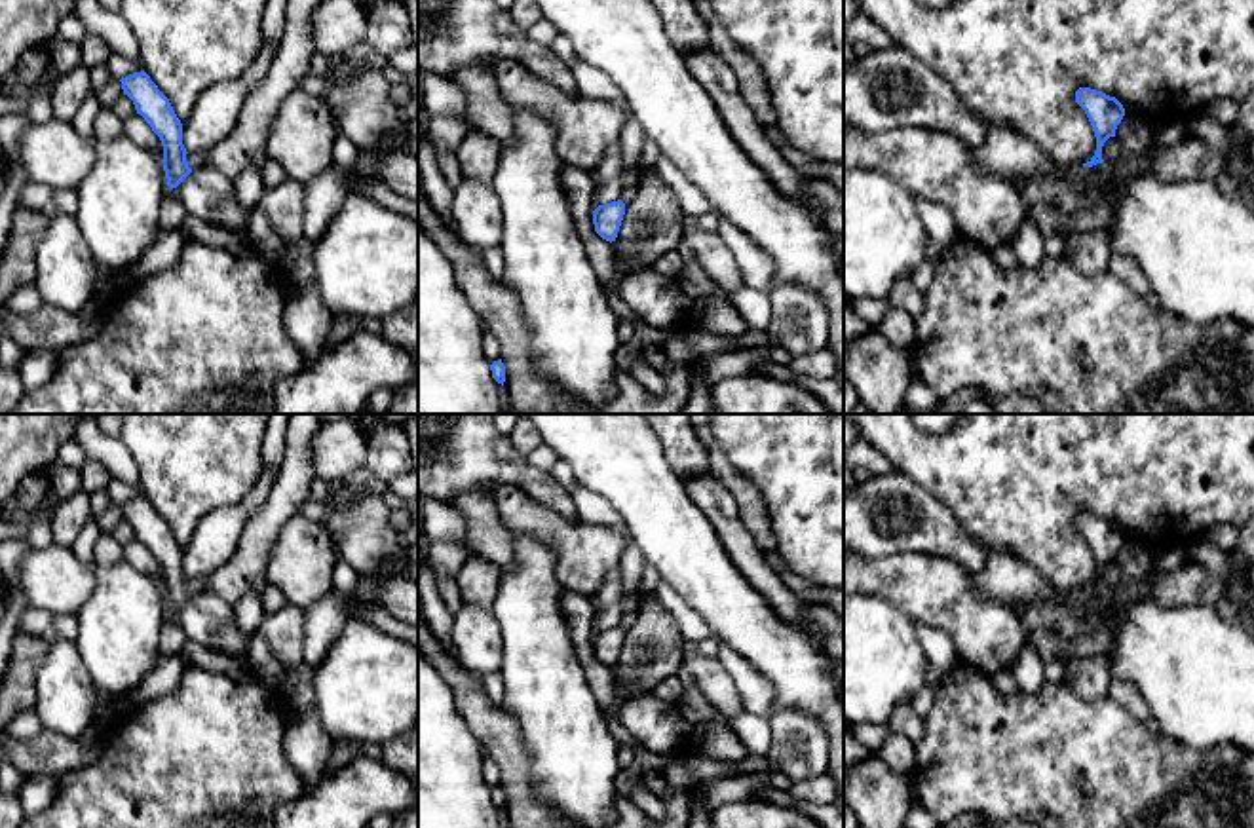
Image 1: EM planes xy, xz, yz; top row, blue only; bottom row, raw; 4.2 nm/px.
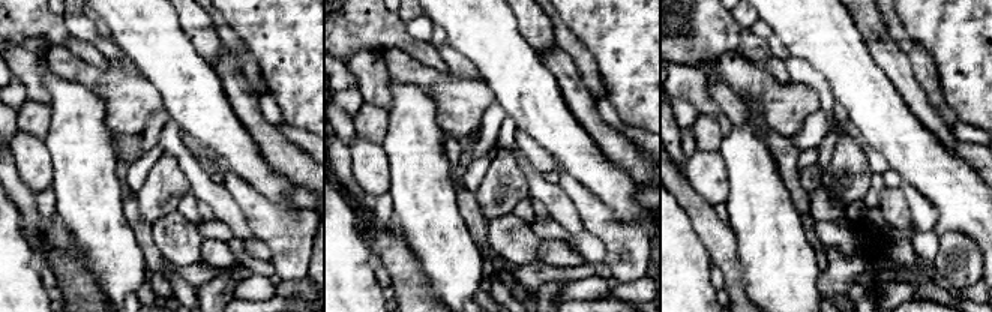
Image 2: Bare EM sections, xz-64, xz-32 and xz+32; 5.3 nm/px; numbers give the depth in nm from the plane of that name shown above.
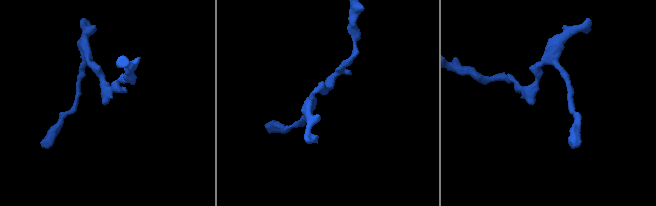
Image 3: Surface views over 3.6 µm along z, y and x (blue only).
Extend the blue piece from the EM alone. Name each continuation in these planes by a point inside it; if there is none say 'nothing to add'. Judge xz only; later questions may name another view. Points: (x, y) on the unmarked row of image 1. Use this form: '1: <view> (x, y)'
nothing to add

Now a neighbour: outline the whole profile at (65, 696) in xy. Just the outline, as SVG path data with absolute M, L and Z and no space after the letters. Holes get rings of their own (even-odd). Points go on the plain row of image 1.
M48 636L48 651L36 672L34 712L42 727L72 739L93 737L99 691L74 642Z

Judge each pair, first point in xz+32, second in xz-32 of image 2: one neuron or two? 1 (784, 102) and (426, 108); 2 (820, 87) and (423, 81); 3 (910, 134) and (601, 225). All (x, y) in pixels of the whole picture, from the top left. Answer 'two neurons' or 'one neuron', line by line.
1: two neurons
2: two neurons
3: two neurons

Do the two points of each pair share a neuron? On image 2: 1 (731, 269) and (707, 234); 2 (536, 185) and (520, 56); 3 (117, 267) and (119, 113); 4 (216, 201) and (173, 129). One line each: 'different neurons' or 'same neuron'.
1: same neuron
2: different neurons
3: different neurons
4: same neuron

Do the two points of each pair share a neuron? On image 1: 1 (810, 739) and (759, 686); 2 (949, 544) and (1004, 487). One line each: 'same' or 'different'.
1: same
2: different

